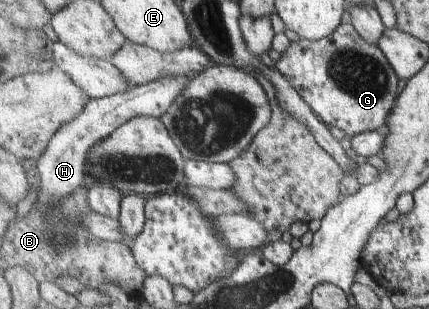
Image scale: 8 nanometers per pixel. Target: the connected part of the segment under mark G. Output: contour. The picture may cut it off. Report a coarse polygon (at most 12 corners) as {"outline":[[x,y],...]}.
{"outline":[[352,23],[275,65],[321,121],[385,128],[399,77]]}

